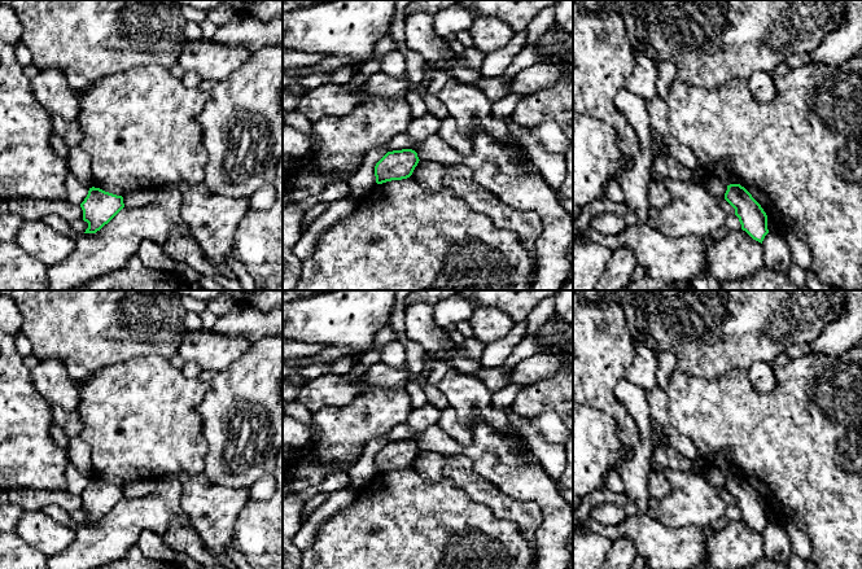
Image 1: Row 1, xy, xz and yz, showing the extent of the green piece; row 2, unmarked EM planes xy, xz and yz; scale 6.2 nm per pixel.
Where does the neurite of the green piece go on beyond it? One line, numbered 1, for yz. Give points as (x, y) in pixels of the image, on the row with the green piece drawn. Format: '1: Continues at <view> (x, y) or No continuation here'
1: No continuation here

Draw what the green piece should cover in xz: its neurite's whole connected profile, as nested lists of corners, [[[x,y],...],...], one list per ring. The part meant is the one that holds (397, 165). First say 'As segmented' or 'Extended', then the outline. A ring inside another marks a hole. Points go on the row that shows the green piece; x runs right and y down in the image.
As segmented. [[[412,149],[388,152],[375,166],[376,183],[410,178],[419,161],[417,153]]]

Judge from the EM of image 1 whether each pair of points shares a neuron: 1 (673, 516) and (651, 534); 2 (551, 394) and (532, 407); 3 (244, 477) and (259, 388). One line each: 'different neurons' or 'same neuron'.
1: different neurons
2: same neuron
3: same neuron

